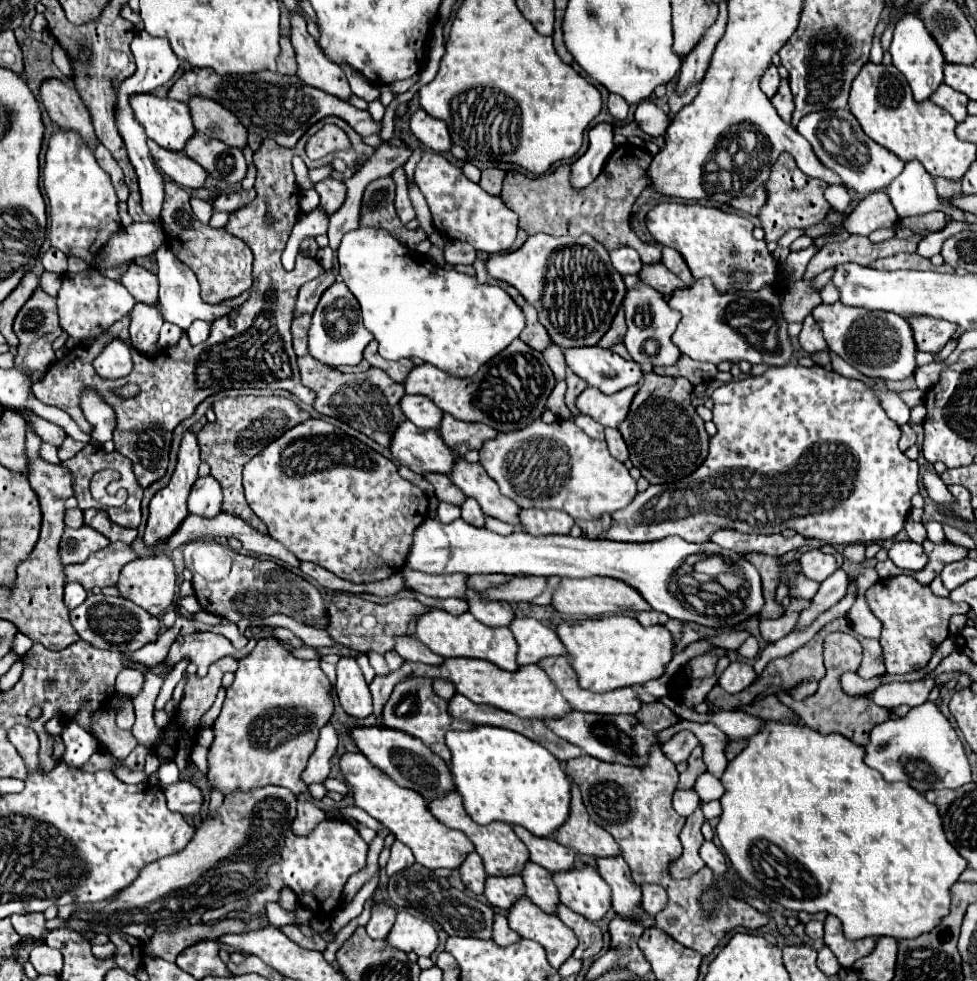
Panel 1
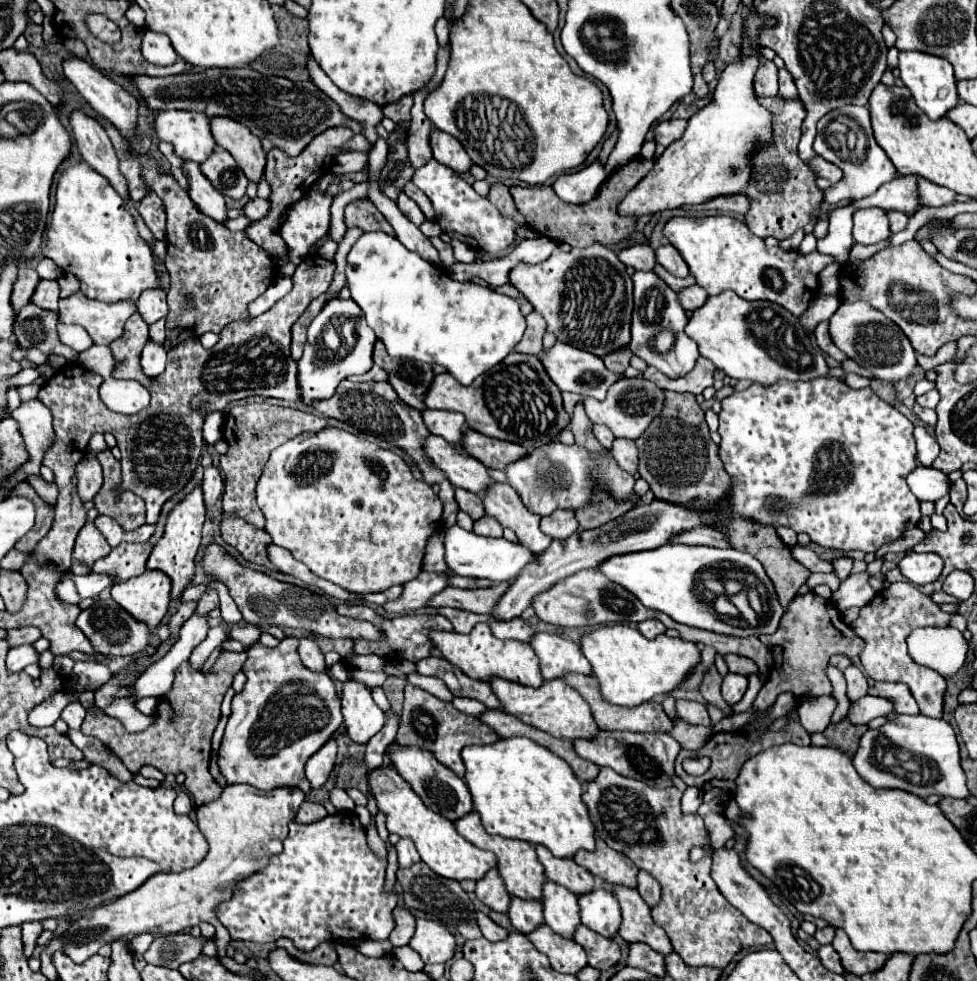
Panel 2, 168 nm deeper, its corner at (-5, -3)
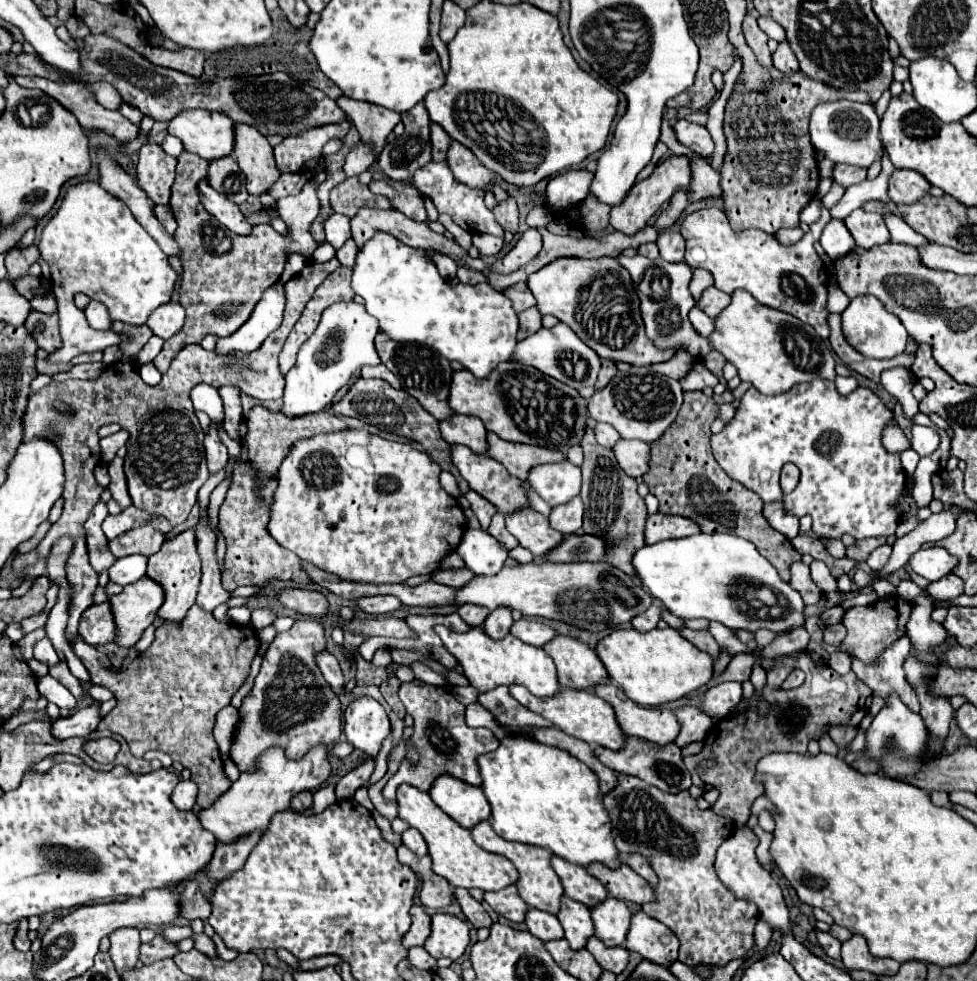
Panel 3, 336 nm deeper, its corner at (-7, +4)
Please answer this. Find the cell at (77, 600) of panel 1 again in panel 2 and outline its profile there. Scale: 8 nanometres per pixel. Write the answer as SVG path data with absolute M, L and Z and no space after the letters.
M88 574L88 576L72 576L80 600L98 596L106 586L114 586L114 578L104 574Z

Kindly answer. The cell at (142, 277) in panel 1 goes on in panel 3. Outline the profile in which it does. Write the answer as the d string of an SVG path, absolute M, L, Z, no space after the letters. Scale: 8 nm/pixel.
M170 301L166 305L160 305L150 317L148 317L148 327L152 329L154 335L158 335L160 339L170 339L172 335L176 335L182 325L184 325L186 313L184 307L178 301Z

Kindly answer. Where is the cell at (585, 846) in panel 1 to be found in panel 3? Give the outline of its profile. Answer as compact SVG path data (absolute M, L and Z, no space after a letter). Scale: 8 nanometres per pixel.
M592 863L586 869L608 889L610 897L616 897L620 901L632 901L640 907L656 899L654 889L640 875L636 875L626 863L622 863L620 869L608 869L600 863Z

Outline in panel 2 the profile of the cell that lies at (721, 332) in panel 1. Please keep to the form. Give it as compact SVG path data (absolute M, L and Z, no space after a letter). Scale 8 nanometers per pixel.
M724 290L722 294L708 296L704 306L692 310L686 334L698 344L700 356L736 380L772 384L780 378L812 380L828 376L828 366L818 344L814 348L814 342L802 332L798 318L774 302L750 302Z

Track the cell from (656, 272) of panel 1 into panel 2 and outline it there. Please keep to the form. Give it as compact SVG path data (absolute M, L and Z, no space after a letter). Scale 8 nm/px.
M694 284L694 286L688 286L686 290L680 290L680 292L676 292L678 294L678 300L680 300L680 304L682 304L682 308L684 310L694 310L694 308L698 308L698 306L702 306L704 304L704 300L706 300L706 290L702 290L702 286L698 286L698 284Z

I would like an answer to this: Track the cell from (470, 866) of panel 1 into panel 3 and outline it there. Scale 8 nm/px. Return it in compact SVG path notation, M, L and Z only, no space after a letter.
M514 885L506 887L506 889L500 889L500 891L488 891L484 893L484 901L502 917L506 917L508 921L514 921L514 923L524 923L526 919L526 911L528 911L528 905L520 899L518 891Z

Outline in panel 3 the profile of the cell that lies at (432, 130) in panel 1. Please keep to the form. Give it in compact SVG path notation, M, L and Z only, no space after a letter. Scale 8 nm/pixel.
M452 141L452 145L450 145L448 165L450 165L452 173L456 175L456 179L472 189L486 189L494 179L494 173L488 171L476 159L476 155L472 155L472 151L468 151L468 147L462 147L456 141Z

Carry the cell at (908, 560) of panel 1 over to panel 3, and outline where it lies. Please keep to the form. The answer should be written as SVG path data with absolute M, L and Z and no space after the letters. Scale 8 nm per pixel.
M930 547L930 549L920 549L912 555L910 567L914 573L922 575L928 581L938 581L944 575L952 573L952 569L958 565L958 559L952 557L948 551L942 547Z

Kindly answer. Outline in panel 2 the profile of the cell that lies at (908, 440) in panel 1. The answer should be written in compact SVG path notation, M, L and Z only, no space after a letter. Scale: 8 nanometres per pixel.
M924 426L914 428L914 438L916 438L916 450L918 450L918 462L922 466L930 466L936 454L940 452L938 442L924 430Z

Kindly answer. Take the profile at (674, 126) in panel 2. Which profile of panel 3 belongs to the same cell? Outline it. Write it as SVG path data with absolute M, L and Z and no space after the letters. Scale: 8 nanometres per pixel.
M680 119L674 125L674 131L676 131L676 139L682 145L690 147L696 155L700 155L704 159L712 157L712 153L714 153L714 141L708 135L708 129L704 125L698 125L698 123L690 123L686 119Z

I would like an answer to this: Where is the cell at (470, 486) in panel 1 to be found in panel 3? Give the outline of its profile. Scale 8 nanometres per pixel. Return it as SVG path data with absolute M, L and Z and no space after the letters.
M534 509L512 513L506 517L506 527L536 559L546 557L552 549L556 549L558 543L564 541L564 535L560 531L554 531L548 519Z

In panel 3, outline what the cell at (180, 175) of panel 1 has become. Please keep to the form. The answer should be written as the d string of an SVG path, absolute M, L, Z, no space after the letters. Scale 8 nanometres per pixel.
M208 181L200 183L200 199L206 207L206 211L210 211L222 225L226 225L232 233L236 235L250 235L252 233L252 225L244 219L242 211L238 209L236 203L230 203L228 197L220 195L218 191L214 191Z

